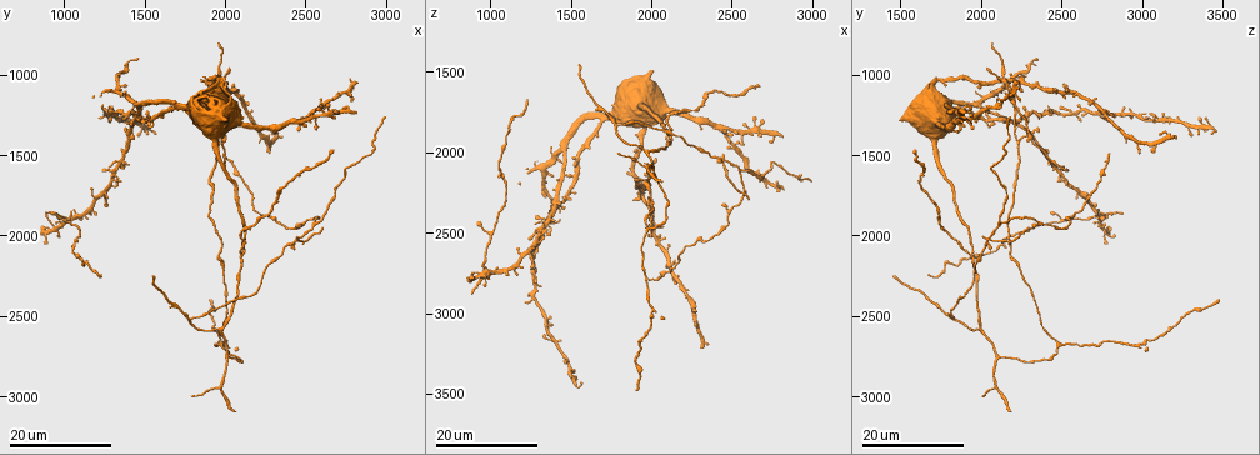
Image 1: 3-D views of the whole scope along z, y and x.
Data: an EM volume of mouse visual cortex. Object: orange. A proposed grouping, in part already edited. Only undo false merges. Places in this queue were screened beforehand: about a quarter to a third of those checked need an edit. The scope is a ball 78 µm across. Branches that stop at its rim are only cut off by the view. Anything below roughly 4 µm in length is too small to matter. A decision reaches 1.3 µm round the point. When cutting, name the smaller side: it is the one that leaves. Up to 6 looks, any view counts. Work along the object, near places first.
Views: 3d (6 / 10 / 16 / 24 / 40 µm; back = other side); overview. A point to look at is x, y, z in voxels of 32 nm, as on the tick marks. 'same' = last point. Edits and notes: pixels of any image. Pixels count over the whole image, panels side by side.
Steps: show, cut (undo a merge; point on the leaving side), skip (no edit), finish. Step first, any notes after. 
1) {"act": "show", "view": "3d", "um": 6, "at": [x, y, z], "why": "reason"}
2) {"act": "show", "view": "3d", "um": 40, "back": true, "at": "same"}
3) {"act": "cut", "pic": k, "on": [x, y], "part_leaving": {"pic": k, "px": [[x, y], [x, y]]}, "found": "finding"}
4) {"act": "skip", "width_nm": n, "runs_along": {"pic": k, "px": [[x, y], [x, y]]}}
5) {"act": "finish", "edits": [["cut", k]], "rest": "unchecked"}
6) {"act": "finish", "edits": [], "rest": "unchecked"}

{"act": "show", "view": "3d", "um": 16, "at": [1980, 2660, 2500], "why": "three arms meet"}

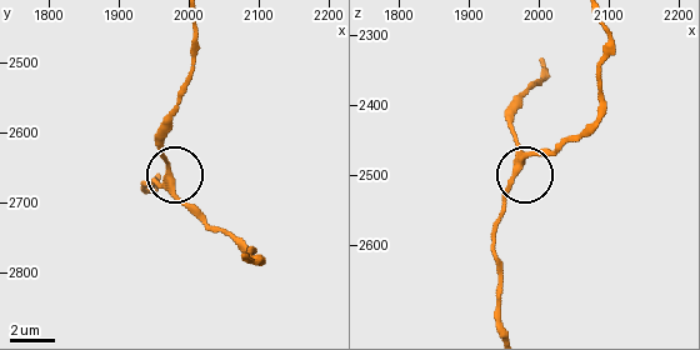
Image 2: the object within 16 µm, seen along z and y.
{"act": "show", "view": "3d", "um": 6, "at": [1965, 2670, 2495], "why": "zoom in"}

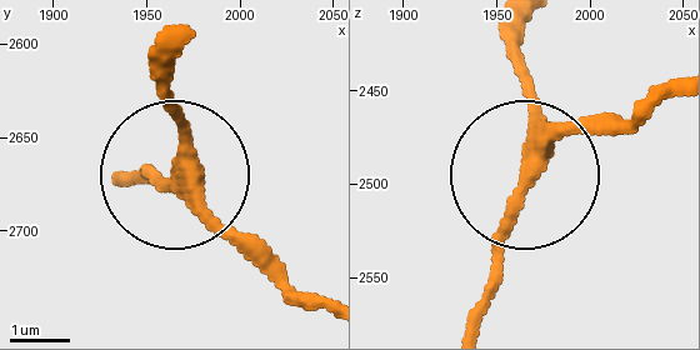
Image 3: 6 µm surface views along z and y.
{"act": "skip", "side_arm_um": 38, "arms": 3, "found": "all the same neuron"}

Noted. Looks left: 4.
{"act": "show", "view": "3d", "um": 16, "at": [1780, 2520, 1820], "why": "arms part here"}

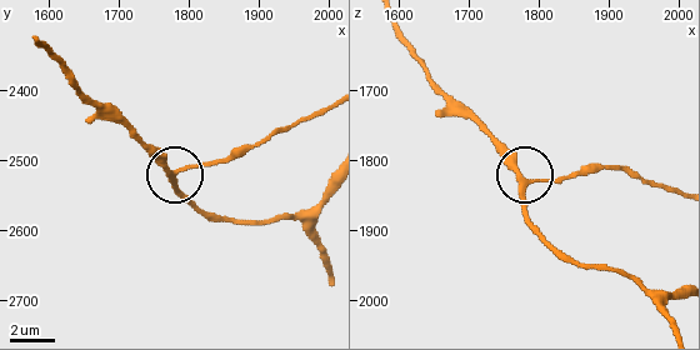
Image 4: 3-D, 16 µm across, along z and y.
{"act": "show", "view": "3d", "um": 6, "at": [1780, 2515, 1830], "why": "closer look"}

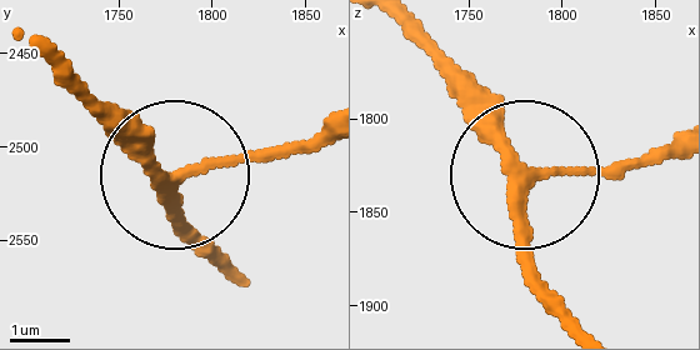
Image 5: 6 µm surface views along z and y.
{"act": "skip", "arms": 3, "found": "one neuron here"}

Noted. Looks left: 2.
{"act": "show", "view": "3d", "um": 24, "at": [2760, 1580, 2060], "why": "a narrow waist"}

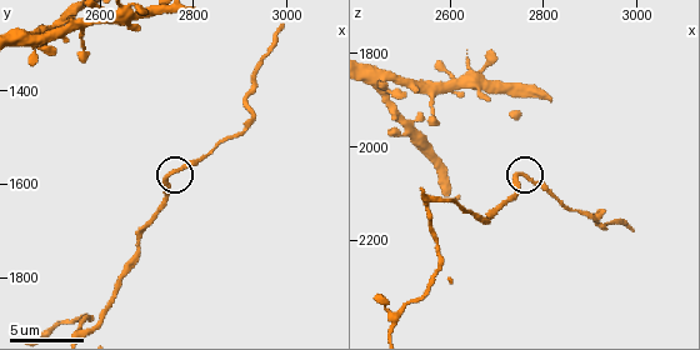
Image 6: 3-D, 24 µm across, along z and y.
{"act": "show", "view": "3d", "um": 10, "at": [2770, 1575, 2065], "why": "closer look"}

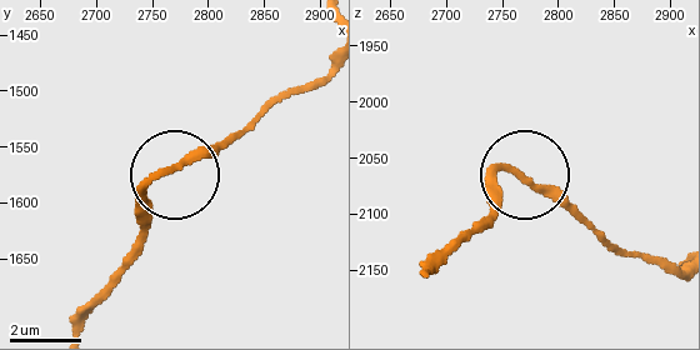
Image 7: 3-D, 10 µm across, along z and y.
{"act": "skip", "runs_along": {"pic": 7, "px": [[85, 324], [135, 243], [148, 189], [210, 156], [253, 120]]}, "found": "one neuron here"}

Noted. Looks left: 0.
{"act": "finish", "edits": [], "rest": "unchecked"}

